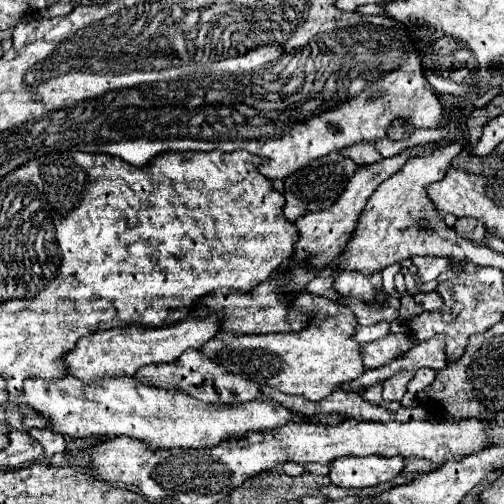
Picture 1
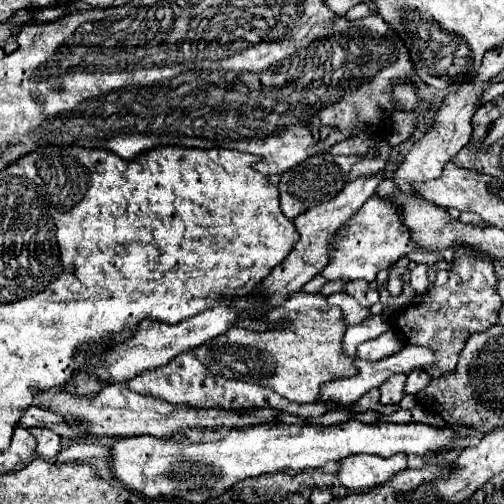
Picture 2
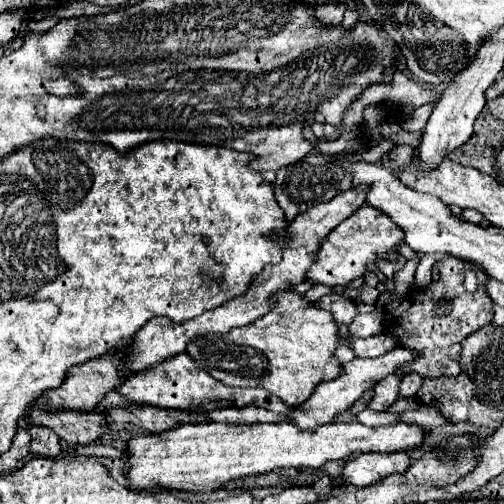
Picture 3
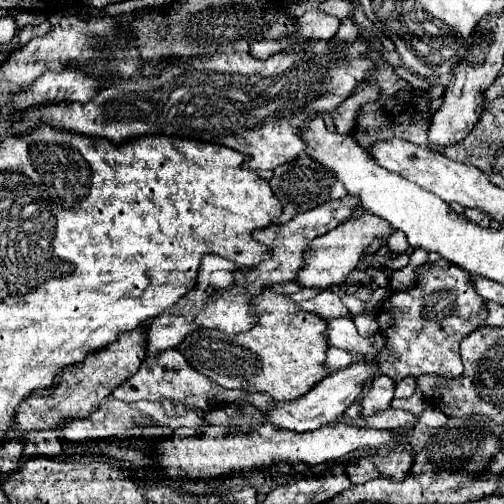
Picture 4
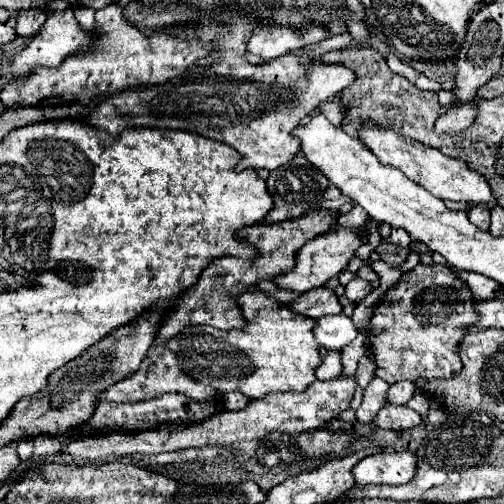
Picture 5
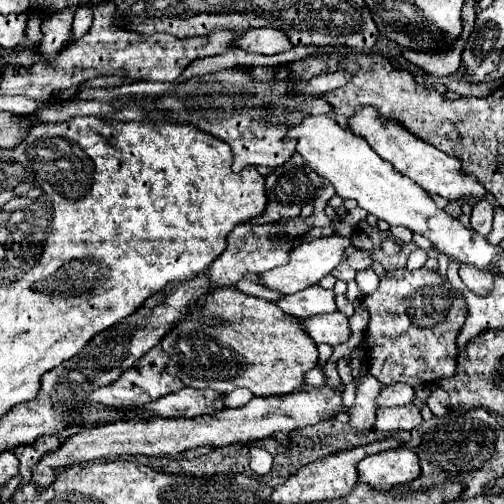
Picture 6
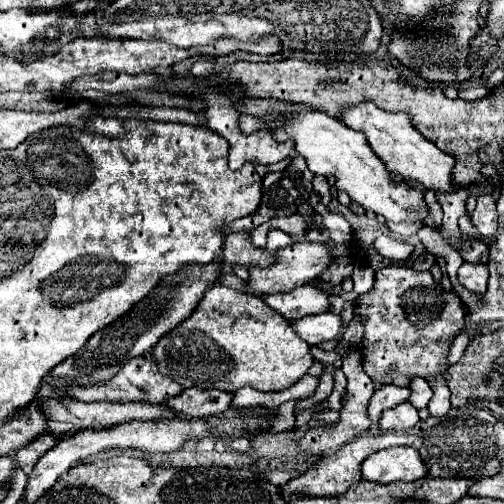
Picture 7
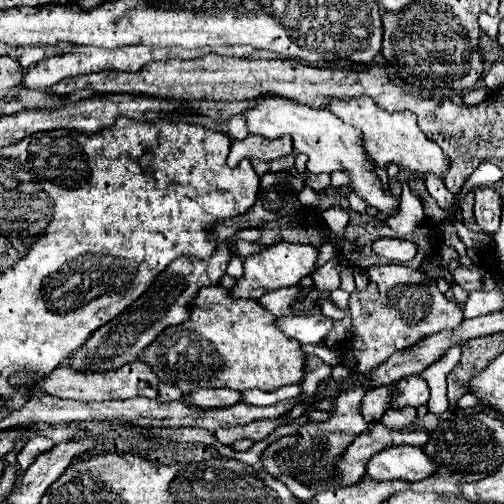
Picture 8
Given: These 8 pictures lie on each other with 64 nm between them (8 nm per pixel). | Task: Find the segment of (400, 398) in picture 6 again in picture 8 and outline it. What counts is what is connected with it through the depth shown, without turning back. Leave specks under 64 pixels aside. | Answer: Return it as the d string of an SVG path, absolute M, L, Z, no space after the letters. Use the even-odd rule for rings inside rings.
M380 386L380 388L368 390L360 404L360 414L364 416L364 420L378 422L382 418L382 414L388 410L388 406L390 406L388 402L394 392L396 392L394 386Z

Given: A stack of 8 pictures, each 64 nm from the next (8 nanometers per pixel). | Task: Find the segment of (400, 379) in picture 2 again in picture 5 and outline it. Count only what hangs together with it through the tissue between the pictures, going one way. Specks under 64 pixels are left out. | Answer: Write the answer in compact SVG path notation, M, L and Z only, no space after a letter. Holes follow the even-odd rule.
M374 376L372 382L364 388L362 404L356 410L356 420L360 424L368 424L368 422L374 420L374 416L378 414L378 410L386 404L386 392L388 392L388 388L390 388L390 384L386 384L378 376Z

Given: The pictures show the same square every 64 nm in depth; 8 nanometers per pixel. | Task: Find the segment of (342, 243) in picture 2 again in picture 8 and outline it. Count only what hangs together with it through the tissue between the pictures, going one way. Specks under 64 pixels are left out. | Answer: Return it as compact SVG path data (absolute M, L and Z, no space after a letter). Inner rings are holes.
M280 242L274 244L262 252L250 254L248 258L244 258L244 274L236 280L236 284L232 286L230 294L234 298L260 298L266 292L278 290L278 288L286 288L286 286L296 286L304 276L314 272L314 262L316 262L318 250L314 246L308 244L288 244L288 242Z

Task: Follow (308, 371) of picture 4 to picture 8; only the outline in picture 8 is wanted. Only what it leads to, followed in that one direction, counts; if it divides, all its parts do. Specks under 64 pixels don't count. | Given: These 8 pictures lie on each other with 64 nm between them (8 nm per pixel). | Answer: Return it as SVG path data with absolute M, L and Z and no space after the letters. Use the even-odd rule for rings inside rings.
M208 286L192 300L190 318L156 336L140 358L152 366L162 382L178 386L184 394L196 388L276 390L286 384L298 384L304 376L306 354L274 322L276 316L266 312L258 300L234 300L226 288Z

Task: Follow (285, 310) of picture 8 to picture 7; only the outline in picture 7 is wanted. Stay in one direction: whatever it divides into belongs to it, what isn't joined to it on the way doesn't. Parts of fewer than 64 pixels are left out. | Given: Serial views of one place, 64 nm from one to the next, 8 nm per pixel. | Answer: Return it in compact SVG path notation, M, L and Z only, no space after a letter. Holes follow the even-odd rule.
M298 286L290 292L280 292L280 294L270 294L264 296L264 302L280 312L286 320L296 320L308 314L318 314L328 310L328 296L324 292L318 292L312 286Z

